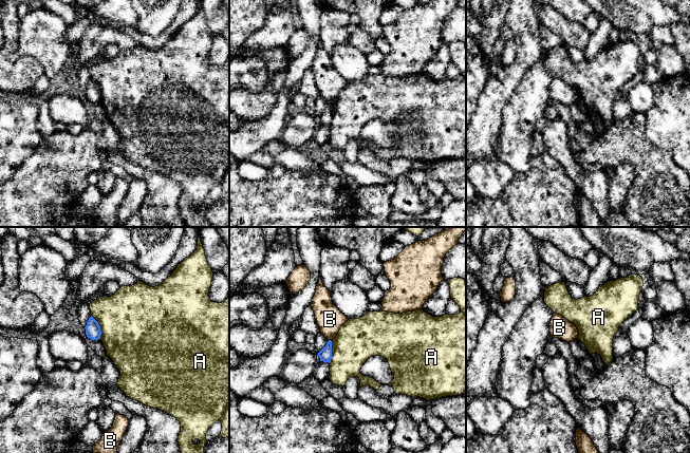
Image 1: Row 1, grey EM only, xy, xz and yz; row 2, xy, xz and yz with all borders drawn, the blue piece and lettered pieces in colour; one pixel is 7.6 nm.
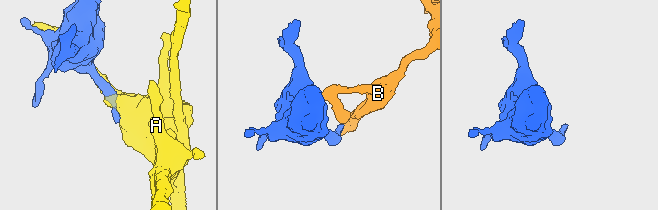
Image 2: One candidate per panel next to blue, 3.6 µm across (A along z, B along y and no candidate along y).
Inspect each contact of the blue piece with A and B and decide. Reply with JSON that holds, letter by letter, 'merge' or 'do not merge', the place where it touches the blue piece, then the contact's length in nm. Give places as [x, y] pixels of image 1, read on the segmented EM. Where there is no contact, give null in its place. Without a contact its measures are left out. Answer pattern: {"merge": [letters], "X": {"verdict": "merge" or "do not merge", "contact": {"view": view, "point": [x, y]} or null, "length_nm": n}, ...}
{"merge": [], "A": {"verdict": "do not merge", "contact": {"view": "xy", "point": [99, 326]}, "length_nm": 200}, "B": {"verdict": "do not merge", "contact": {"view": "xz", "point": [330, 340]}, "length_nm": 30}}

